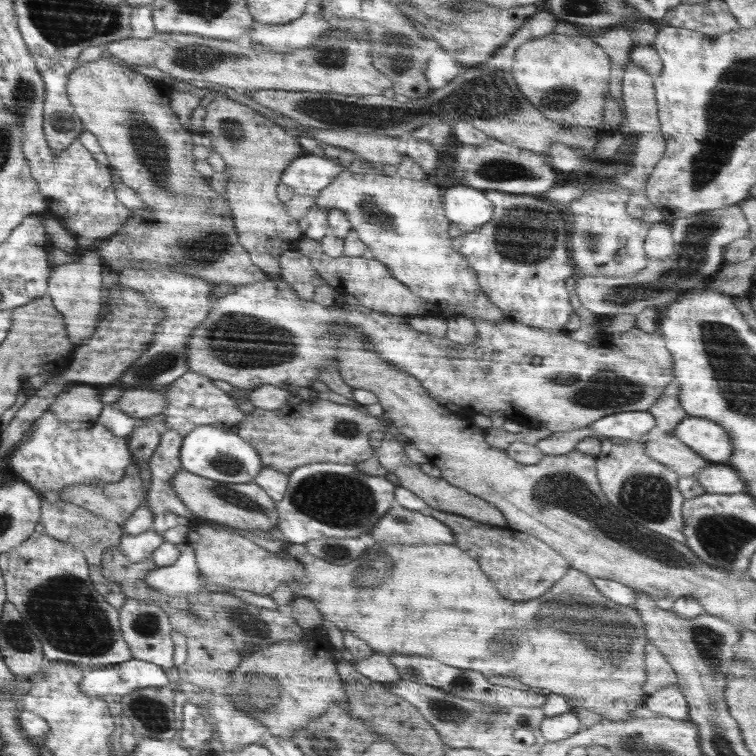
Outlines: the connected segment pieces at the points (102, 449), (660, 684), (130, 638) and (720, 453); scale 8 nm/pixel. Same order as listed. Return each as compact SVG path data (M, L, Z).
M48 409L31 424L31 429L30 439L19 442L8 455L8 470L40 492L54 490L60 494L66 487L96 481L118 483L125 478L125 470L134 464L128 439L114 436L96 420L61 421Z
M648 641L645 651L647 678L644 688L642 688L642 692L646 693L647 698L654 695L654 692L677 682L676 673L664 658L665 656L657 650L657 647L651 644L651 641Z
M126 598L121 606L120 623L125 641L136 660L145 660L161 666L164 669L174 668L174 643L170 636L172 628L169 616L157 604L146 604L146 601Z
M687 416L672 433L709 462L726 464L732 456L733 444L728 432L714 421Z

